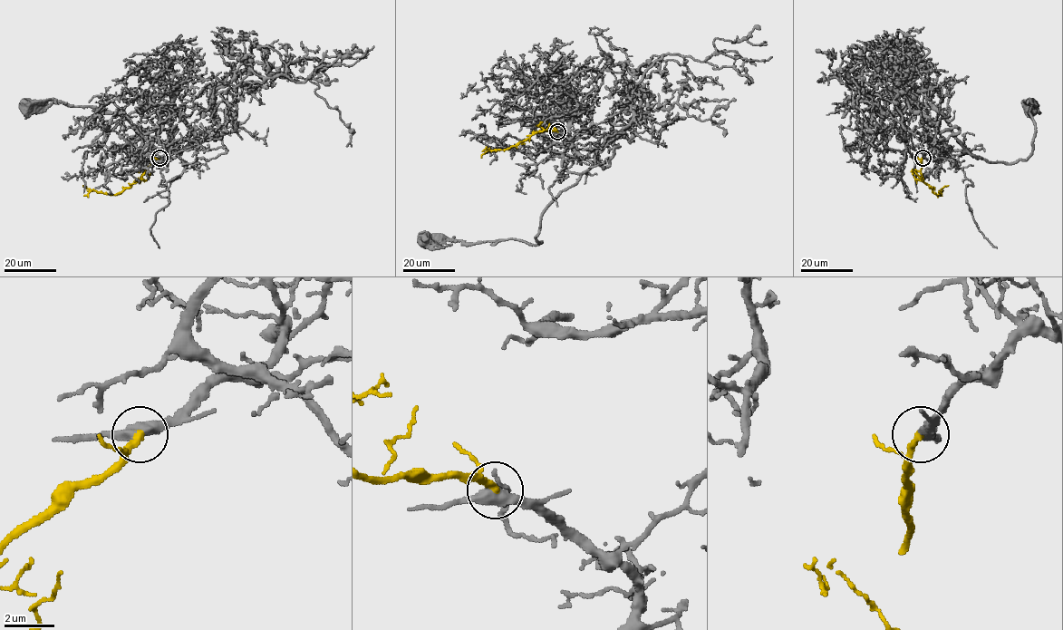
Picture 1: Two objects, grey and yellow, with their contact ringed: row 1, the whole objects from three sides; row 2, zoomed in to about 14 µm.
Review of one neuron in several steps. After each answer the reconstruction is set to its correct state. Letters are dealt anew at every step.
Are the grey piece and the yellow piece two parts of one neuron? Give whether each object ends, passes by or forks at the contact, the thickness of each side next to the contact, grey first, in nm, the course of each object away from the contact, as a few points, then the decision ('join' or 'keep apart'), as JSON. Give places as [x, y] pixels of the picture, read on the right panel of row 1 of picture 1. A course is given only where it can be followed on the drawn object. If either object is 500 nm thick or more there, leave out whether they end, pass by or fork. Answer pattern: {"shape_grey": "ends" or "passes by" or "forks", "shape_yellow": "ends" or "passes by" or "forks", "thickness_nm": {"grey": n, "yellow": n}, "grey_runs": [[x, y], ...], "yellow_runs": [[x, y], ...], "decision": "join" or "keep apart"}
{"shape_grey": "passes by", "shape_yellow": "ends", "thickness_nm": {"grey": 460, "yellow": 280}, "grey_runs": [[922, 157], [941, 147], [989, 161], [1027, 159], [1035, 131], [1029, 114], [1034, 105], [1030, 100], [1028, 104]], "yellow_runs": [[922, 157], [922, 179], [933, 192], [939, 194], [941, 188], [948, 185]], "decision": "join"}

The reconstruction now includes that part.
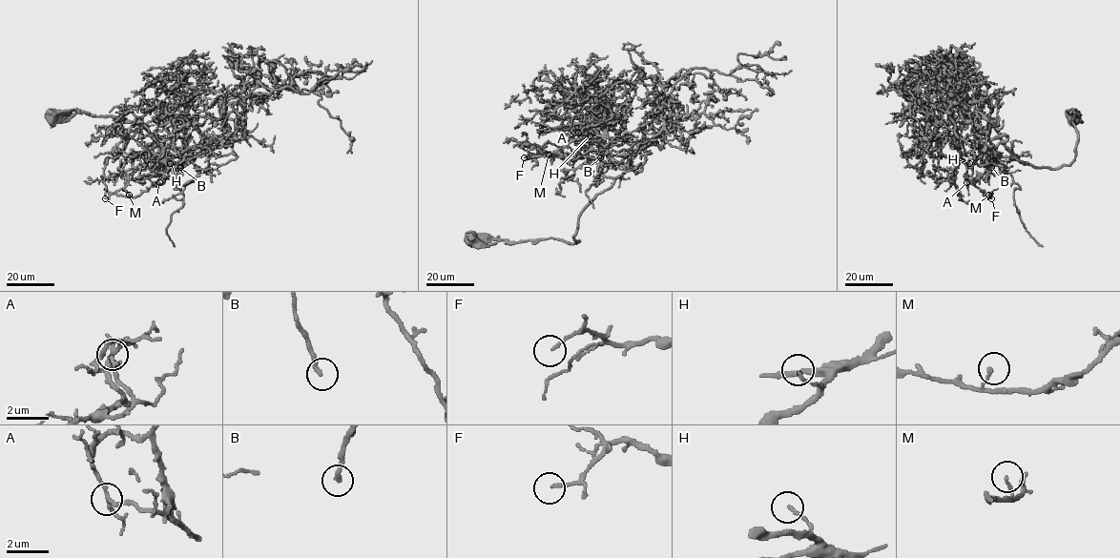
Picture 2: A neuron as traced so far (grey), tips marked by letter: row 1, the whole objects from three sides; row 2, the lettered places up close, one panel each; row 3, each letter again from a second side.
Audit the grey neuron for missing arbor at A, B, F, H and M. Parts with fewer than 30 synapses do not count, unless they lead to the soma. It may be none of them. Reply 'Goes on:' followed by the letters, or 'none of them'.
Goes on: B

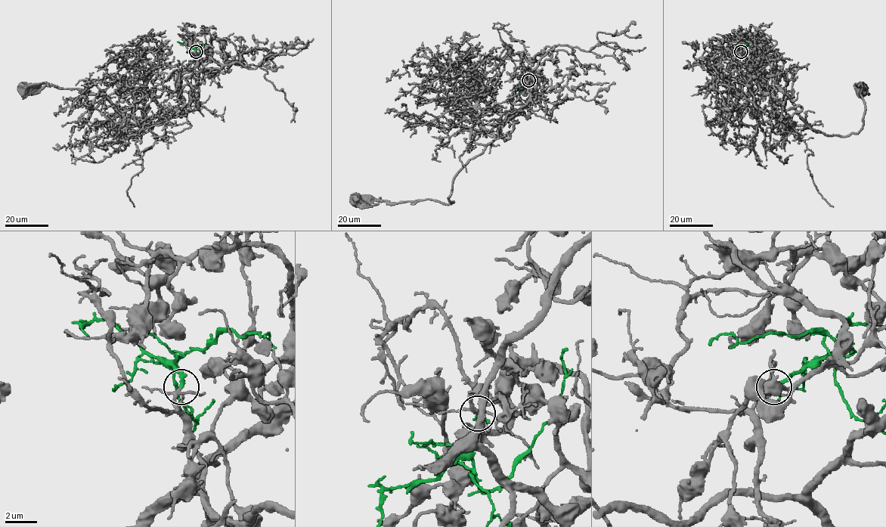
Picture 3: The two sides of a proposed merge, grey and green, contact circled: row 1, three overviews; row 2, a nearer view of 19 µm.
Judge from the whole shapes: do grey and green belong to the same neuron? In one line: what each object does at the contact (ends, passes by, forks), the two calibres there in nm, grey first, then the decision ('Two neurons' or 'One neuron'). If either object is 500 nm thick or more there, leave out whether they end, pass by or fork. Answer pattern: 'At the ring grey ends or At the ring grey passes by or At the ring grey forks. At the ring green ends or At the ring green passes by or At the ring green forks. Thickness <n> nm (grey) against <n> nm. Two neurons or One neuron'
At the ring grey forks. At the ring green passes by. Thickness 170 nm (grey) against 190 nm. One neuron

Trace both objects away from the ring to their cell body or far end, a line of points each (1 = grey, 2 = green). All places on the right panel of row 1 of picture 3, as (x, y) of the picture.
1: (741, 51), (739, 69), (758, 108), (796, 113), (828, 134), (849, 136), (862, 127), (859, 87)
2: (741, 51), (751, 46), (748, 44), (732, 46)

